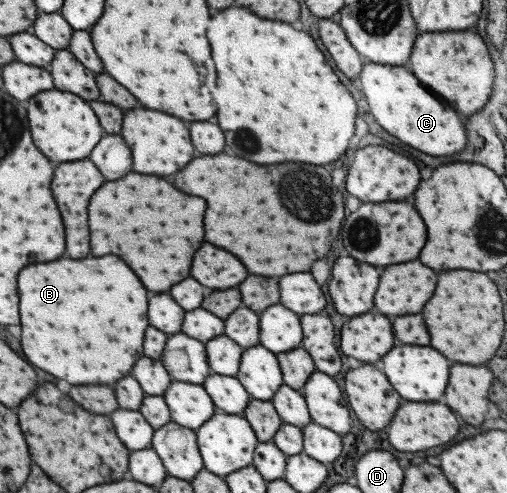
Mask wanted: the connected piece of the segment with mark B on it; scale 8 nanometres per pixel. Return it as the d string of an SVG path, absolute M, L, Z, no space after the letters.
M115 257L95 259L57 259L39 265L27 265L17 275L21 349L29 363L41 371L69 381L71 385L113 383L127 375L139 357L143 333L147 327L147 291L127 265Z

